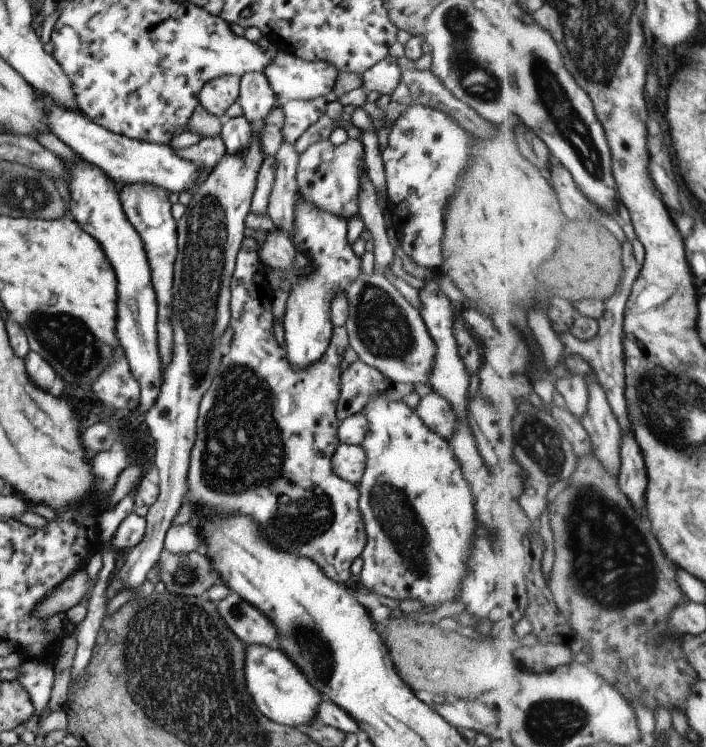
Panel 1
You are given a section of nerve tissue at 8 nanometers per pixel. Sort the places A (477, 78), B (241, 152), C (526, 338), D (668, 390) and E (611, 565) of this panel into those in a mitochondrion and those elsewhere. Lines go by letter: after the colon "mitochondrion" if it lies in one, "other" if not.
A: mitochondrion
B: other
C: other
D: mitochondrion
E: mitochondrion

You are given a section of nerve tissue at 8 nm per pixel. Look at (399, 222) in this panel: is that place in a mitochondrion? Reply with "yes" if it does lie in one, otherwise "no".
no

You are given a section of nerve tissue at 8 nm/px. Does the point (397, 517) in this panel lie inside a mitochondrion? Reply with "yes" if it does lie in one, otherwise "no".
yes

